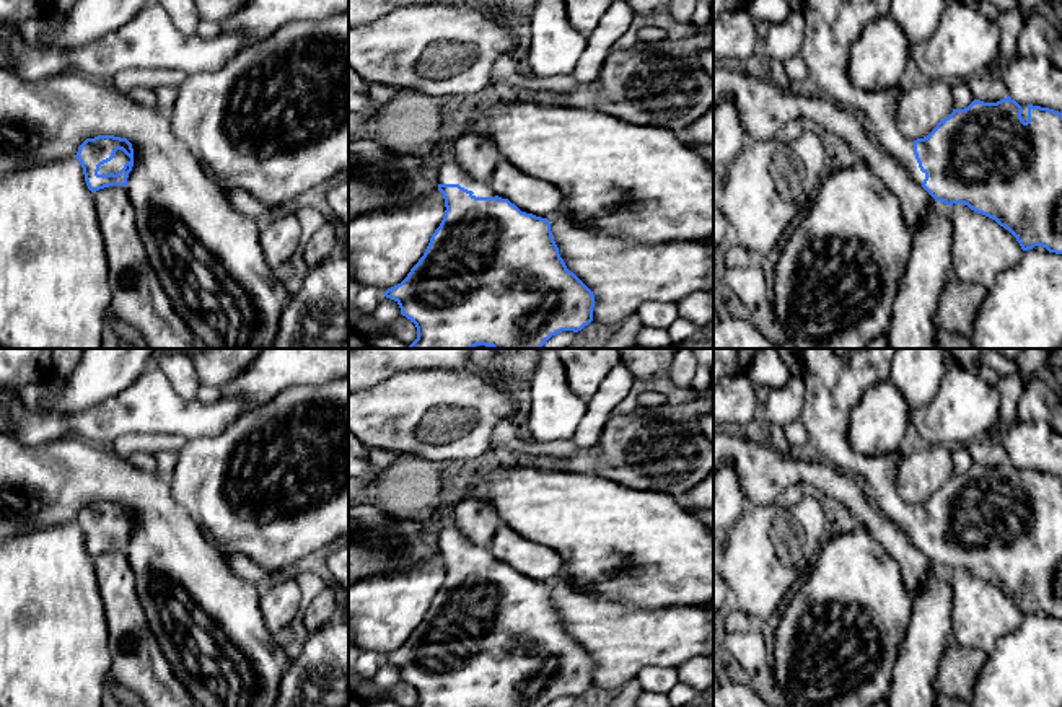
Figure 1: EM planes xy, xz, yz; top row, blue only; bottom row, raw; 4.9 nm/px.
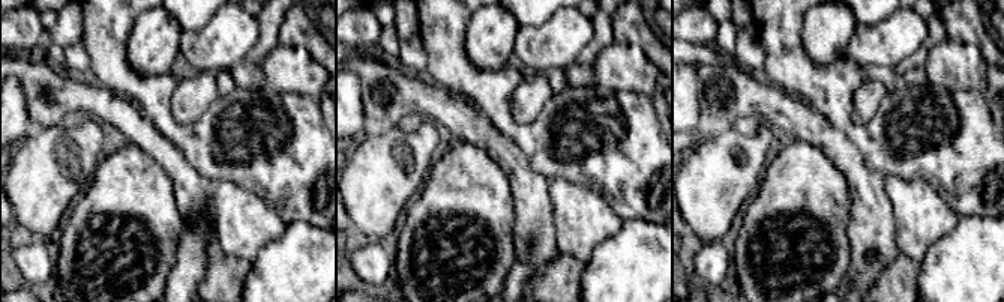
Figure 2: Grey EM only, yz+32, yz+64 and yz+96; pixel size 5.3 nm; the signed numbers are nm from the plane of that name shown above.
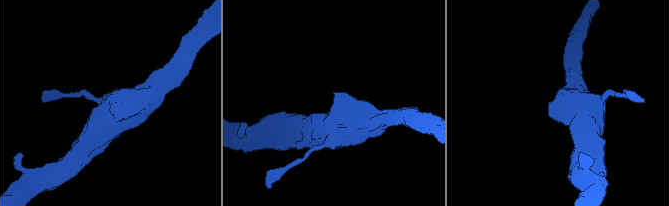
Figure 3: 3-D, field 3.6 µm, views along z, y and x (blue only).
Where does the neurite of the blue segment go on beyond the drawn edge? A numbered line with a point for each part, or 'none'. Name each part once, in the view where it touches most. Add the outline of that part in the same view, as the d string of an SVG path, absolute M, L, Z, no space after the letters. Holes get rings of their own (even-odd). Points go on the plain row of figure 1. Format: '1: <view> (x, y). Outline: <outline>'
1: xy (121, 523). Outline: M117 515L111 526L99 531L98 539L117 539L127 526L130 526L130 523L122 515Z

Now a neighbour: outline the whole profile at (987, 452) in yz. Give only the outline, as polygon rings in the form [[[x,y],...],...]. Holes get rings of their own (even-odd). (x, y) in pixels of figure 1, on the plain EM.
[[[987,437],[982,440],[976,440],[966,445],[968,451],[971,453],[974,464],[984,468],[997,468],[1008,461],[1008,456],[998,441],[998,438]]]

